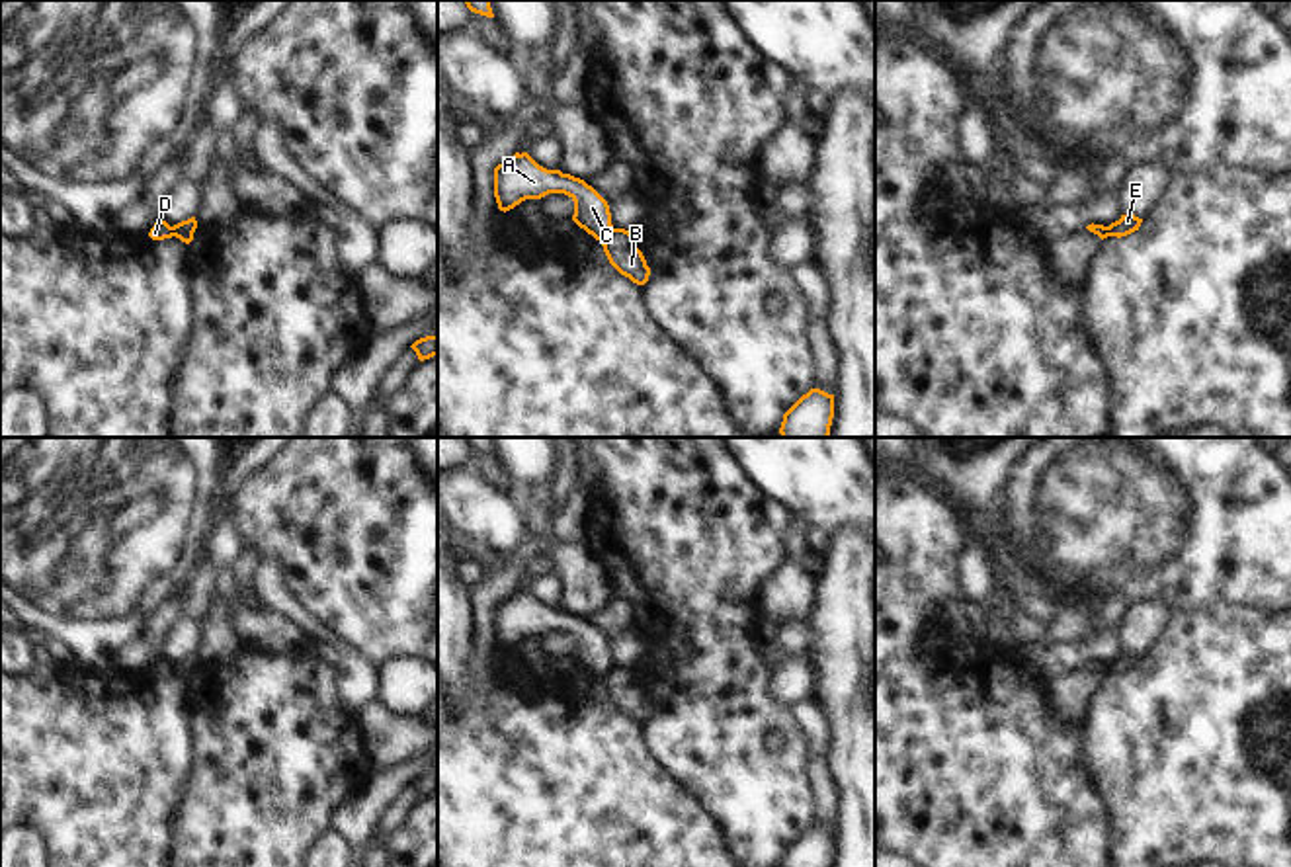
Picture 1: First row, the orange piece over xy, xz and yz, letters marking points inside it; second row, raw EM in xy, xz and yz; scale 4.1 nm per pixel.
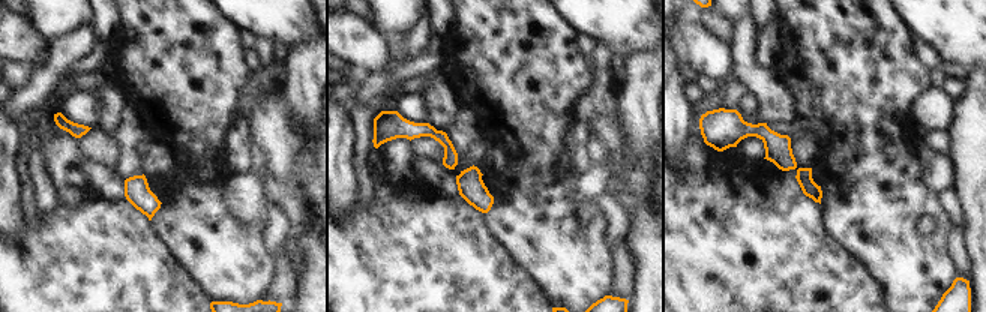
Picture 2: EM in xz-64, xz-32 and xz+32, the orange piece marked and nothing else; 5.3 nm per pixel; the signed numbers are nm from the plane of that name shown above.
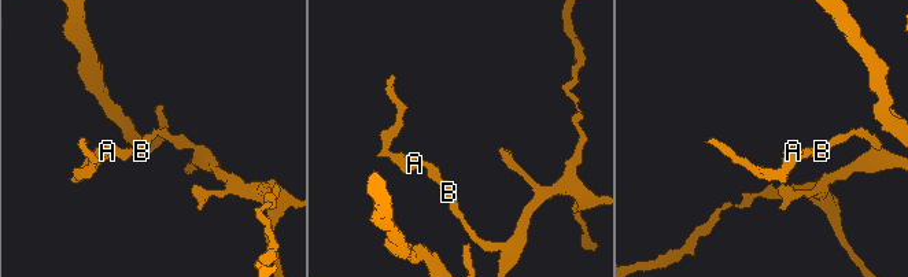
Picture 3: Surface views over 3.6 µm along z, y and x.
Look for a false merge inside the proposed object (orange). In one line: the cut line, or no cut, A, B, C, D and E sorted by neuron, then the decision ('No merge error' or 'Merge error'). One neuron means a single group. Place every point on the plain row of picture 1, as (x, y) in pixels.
Split along xz (614, 666), (600, 678). Groups: A C D / B E. Merge error.

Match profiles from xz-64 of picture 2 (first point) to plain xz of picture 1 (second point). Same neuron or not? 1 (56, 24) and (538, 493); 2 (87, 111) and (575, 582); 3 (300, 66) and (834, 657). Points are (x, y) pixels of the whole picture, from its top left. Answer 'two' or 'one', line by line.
1: two
2: two
3: one

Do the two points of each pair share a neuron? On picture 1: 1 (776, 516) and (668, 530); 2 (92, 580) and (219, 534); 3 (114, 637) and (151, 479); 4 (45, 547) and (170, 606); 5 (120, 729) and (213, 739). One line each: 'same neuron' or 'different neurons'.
1: different neurons
2: different neurons
3: same neuron
4: different neurons
5: different neurons

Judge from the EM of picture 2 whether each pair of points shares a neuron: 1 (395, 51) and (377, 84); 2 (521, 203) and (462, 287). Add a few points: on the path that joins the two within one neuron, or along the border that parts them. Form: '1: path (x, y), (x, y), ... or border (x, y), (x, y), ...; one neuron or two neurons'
1: path (393, 59), (381, 77); one neuron
2: border (483, 213), (488, 231), (518, 266); two neurons

